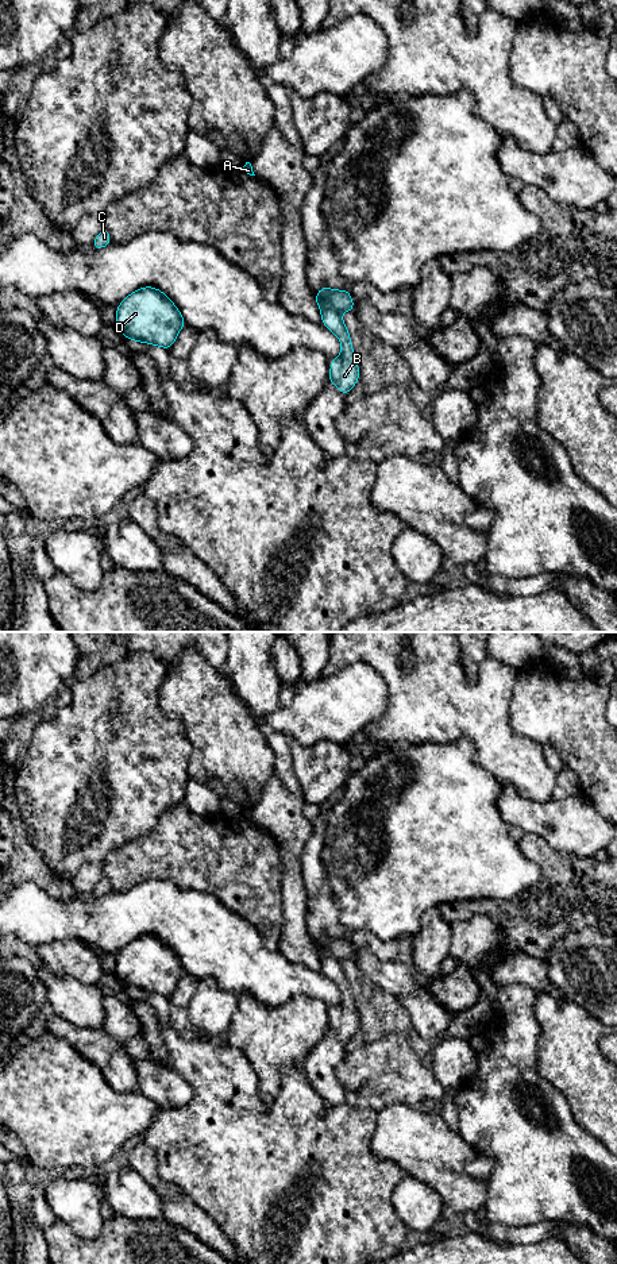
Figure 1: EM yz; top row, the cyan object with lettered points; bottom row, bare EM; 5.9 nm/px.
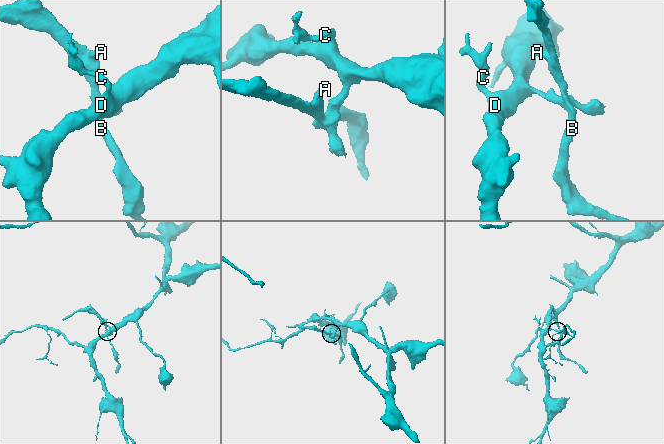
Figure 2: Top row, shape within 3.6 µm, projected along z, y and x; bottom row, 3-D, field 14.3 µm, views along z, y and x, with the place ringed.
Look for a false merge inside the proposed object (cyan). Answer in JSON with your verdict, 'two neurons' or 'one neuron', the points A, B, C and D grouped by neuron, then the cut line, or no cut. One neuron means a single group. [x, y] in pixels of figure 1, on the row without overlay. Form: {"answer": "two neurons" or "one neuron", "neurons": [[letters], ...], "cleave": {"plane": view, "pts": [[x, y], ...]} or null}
{"answer": "two neurons", "neurons": [["A", "B"], ["C", "D"]], "cleave": {"plane": "yz", "pts": [[317, 941], [339, 962]]}}

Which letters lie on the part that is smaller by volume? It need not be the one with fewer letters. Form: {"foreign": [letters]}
{"foreign": ["A", "B"]}

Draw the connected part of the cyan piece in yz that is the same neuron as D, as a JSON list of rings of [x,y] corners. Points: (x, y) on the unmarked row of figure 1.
[[[144,934],[127,944],[116,956],[116,974],[127,989],[170,998],[186,971],[165,941]]]

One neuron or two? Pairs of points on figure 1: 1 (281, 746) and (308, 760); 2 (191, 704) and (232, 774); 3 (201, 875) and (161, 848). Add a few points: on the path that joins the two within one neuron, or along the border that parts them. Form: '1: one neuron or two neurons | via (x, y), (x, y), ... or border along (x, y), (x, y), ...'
1: two neurons | border along (284, 735), (290, 751), (296, 778), (300, 782)
2: one neuron | via (208, 721), (226, 739), (231, 756)
3: one neuron | via (192, 866), (176, 850), (170, 850)

